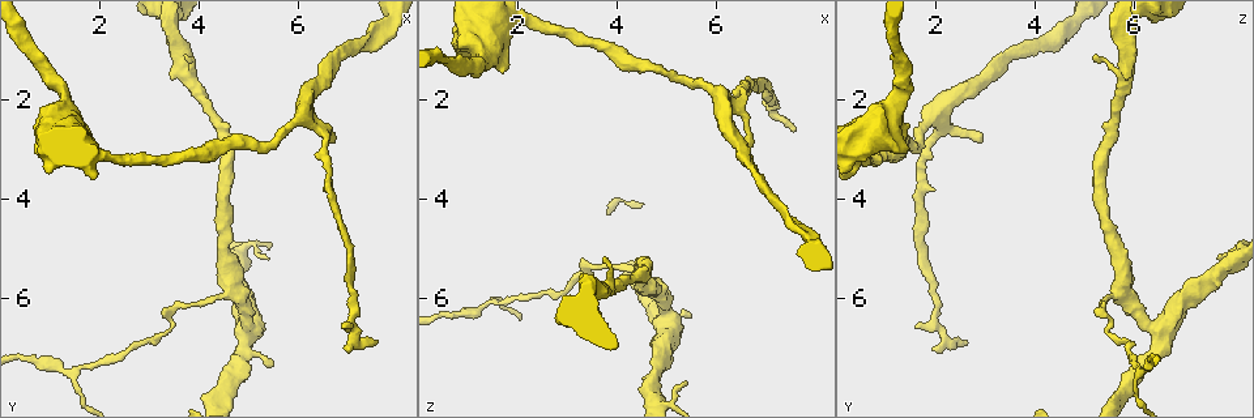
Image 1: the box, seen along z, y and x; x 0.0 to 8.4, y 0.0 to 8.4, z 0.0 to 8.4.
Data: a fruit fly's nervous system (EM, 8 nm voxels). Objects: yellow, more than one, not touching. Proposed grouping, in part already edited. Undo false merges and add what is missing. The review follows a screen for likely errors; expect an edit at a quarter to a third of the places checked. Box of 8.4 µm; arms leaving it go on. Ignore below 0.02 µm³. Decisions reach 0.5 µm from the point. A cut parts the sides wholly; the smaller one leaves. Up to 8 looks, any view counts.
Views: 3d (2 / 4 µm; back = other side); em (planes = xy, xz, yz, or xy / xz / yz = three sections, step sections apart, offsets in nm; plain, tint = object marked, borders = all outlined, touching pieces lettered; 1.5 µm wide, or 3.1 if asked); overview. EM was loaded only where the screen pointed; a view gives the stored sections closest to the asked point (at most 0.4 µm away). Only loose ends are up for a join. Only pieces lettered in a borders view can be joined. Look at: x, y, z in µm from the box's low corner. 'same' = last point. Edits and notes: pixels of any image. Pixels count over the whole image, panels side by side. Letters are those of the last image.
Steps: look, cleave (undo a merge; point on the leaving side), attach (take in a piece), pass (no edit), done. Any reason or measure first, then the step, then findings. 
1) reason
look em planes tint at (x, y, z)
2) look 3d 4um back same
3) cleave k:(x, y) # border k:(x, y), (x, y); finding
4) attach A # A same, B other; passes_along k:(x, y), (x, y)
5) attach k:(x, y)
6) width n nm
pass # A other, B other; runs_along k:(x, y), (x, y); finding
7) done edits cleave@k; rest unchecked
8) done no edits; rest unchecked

look em 3.1um planes borders at (5.35, 5.20, 7.70)

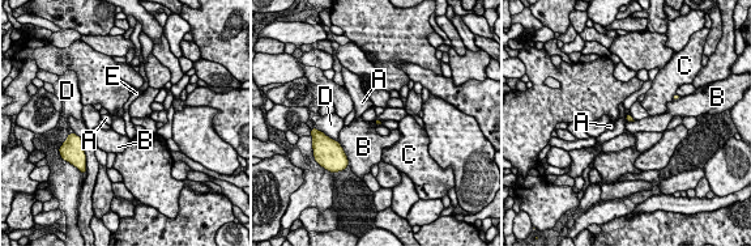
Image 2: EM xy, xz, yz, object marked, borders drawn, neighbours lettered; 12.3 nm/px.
pass # A other, B other, C other, D other, E other; border 2:(337, 141), (346, 155); no lettered piece goes on from it

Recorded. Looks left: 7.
three arms meet
look 3d 2um at (1.60, 7.50, 6.05)

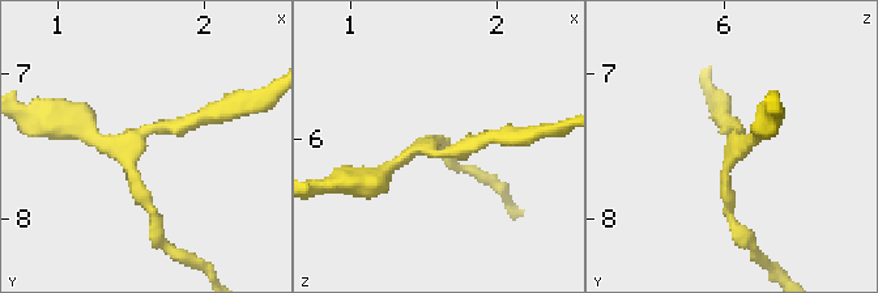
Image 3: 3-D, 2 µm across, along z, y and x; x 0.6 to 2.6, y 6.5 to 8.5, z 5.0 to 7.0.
arms 3; now the EM
look em planes borders at (1.56, 7.48, 6.08)

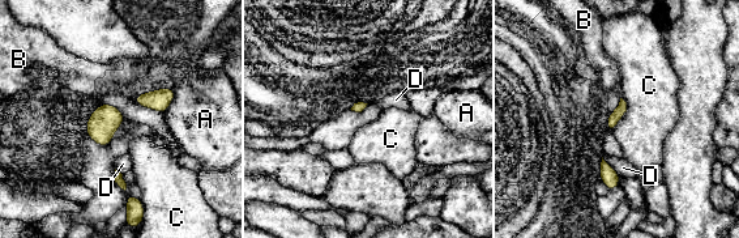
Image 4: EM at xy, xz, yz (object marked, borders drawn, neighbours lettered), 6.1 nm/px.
longest_contact C 220 nm
pass # A other, B other, C other, D other; border 4:(622, 97), (626, 113), (613, 131); one cell here

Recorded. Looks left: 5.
free end
look 3d 2um back at (7.55, 6.85, 2.65)

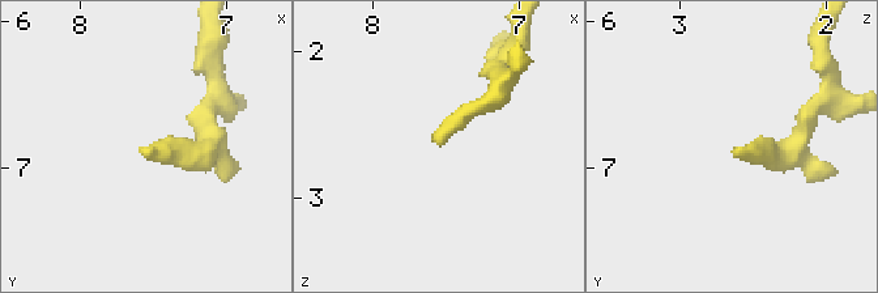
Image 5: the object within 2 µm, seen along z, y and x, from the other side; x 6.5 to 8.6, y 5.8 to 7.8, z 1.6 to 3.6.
now the EM
look em planes tint at (7.56, 6.90, 2.60)

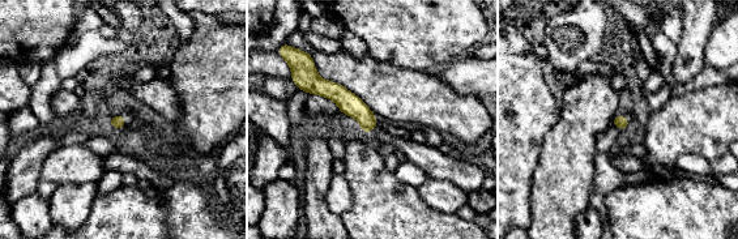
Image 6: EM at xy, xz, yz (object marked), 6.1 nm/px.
look em planes borders same

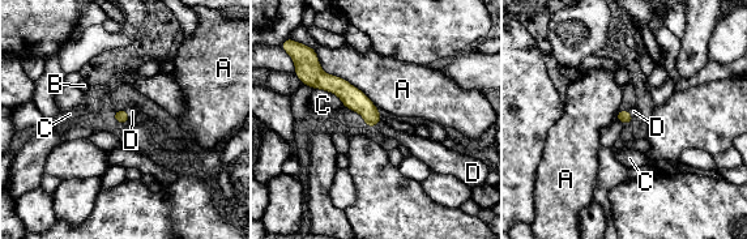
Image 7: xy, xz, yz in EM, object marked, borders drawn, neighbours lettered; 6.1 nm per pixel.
attach D # A other, B other, C other, D same; it goes on there

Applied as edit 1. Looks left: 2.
done edits attach@7; rest unchecked

